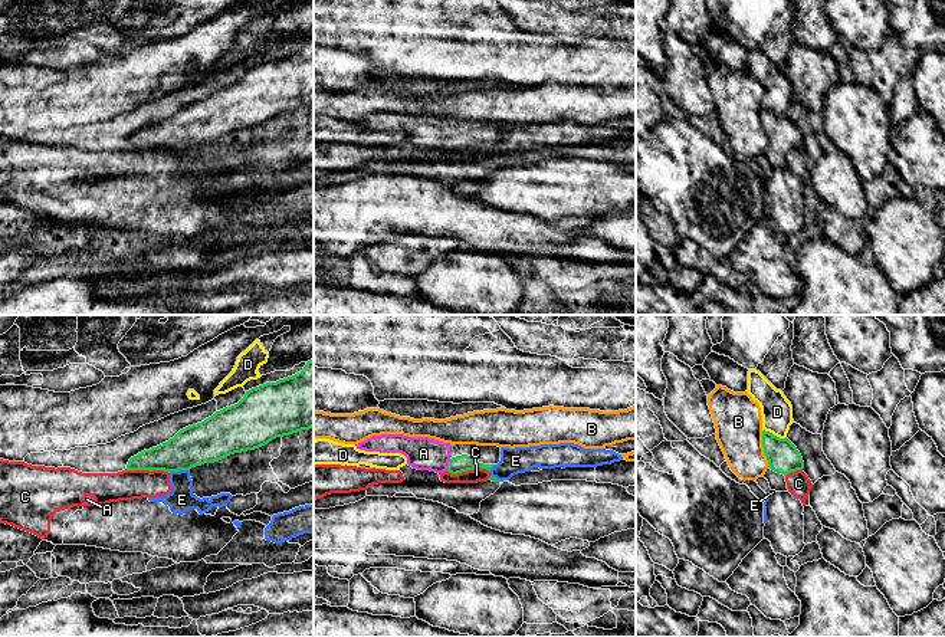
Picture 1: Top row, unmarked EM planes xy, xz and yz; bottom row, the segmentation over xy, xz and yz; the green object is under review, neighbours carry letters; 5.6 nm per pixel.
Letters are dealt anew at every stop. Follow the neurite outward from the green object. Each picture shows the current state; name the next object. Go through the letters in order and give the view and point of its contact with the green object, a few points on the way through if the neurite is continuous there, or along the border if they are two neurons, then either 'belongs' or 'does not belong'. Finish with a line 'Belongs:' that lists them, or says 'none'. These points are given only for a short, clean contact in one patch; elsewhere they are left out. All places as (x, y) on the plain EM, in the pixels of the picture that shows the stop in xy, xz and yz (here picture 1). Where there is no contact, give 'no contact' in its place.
A: xz (449, 143) | across xz (460, 141), (449, 143), (423, 131) | belongs
B: yz (764, 127) | does not belong
C: xy (147, 147) | along xy (125, 147), (166, 148), (169, 151) | does not belong
D: yz (775, 114) | does not belong
E: xy (179, 148) | along xy (189, 147), (169, 150) | does not belong
Belongs: A

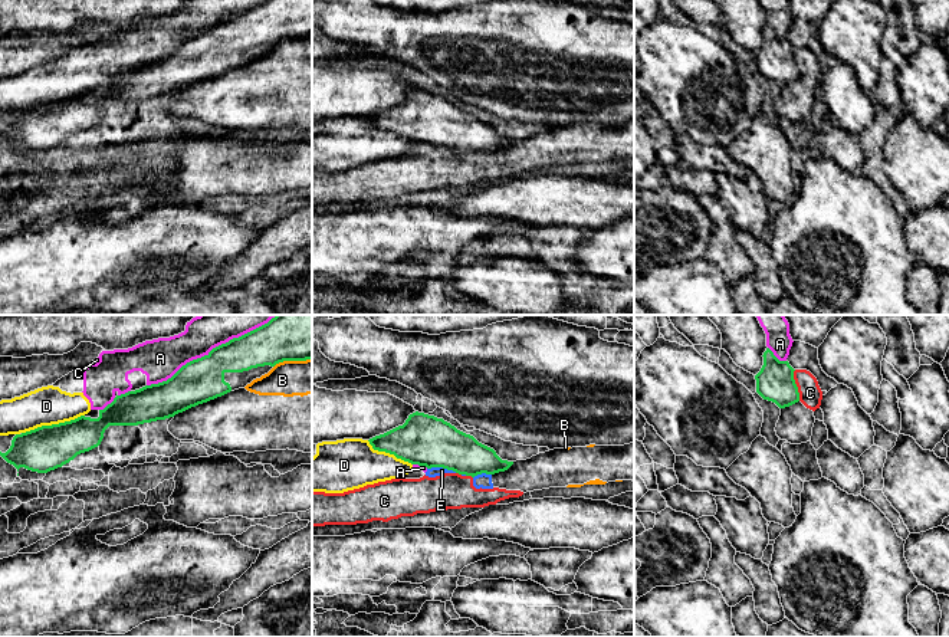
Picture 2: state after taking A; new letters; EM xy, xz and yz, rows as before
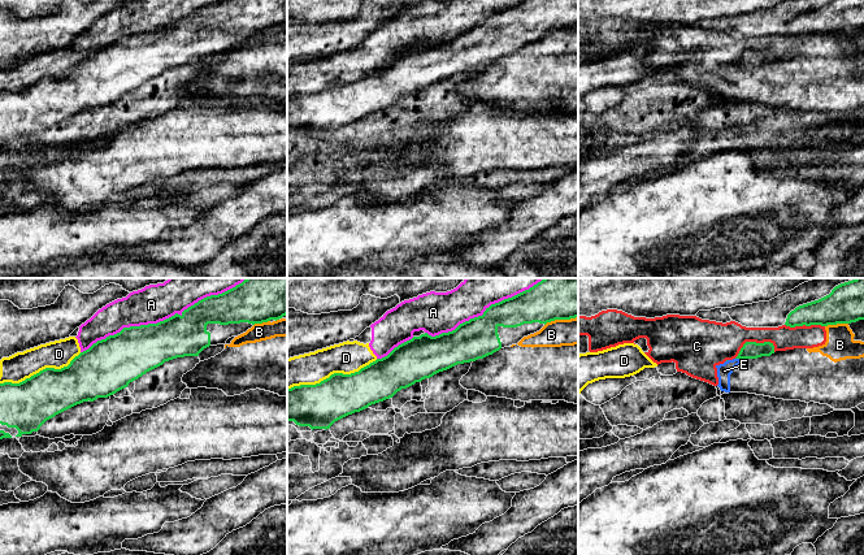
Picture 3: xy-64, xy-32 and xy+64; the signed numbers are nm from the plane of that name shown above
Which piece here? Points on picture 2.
A: xy (209, 30) | does not belong
B: xy (292, 38) | along xy (311, 36), (283, 38), (273, 45) | does not belong
C: yz (795, 63) | does not belong
D: xy (52, 102) | does not belong
E: xz (442, 144) | along xz (427, 145), (446, 145), (456, 150) | does not belong
Belongs: none

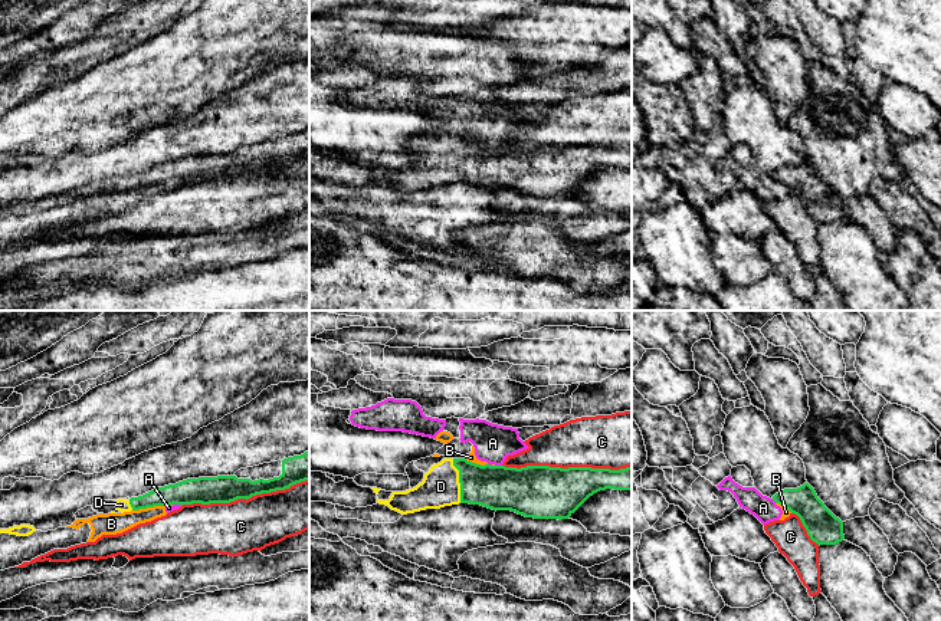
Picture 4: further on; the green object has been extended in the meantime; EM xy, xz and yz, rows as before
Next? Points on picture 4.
A: xz (498, 144) | does not belong
B: xy (148, 184) | along xy (164, 183), (133, 189) | does not belong
C: xz (569, 145) | does not belong
D: xz (459, 158) | across xz (498, 166), (459, 158), (441, 164) | belongs
Belongs: D

